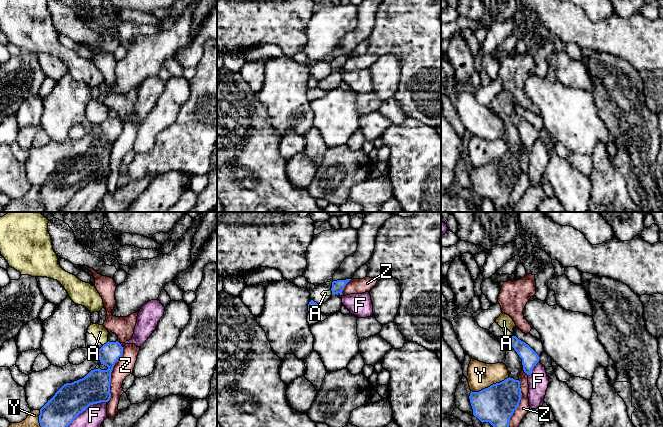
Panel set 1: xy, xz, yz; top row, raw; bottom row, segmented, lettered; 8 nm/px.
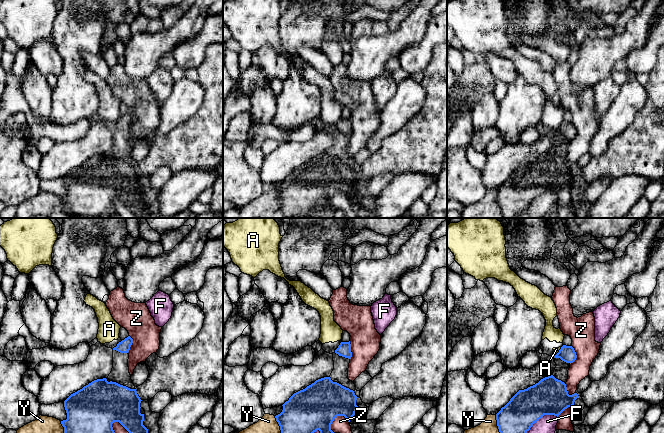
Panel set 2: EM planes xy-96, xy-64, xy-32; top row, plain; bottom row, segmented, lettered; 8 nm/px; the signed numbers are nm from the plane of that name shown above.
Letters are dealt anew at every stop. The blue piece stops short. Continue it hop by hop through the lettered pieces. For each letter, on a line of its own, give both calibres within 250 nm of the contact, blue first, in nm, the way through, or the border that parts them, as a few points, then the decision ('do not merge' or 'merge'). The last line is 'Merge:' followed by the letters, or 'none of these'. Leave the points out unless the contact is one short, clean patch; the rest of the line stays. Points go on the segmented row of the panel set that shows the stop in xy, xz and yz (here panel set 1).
A: calibres 170 and 110 nm; border xy (108, 341), (103, 345); do not merge
F: calibres 260 and 170 nm; do not merge
Y: calibres 300 and 200 nm; do not merge
Z: calibres 240 and 150 nm; do not merge
Merge: none of these

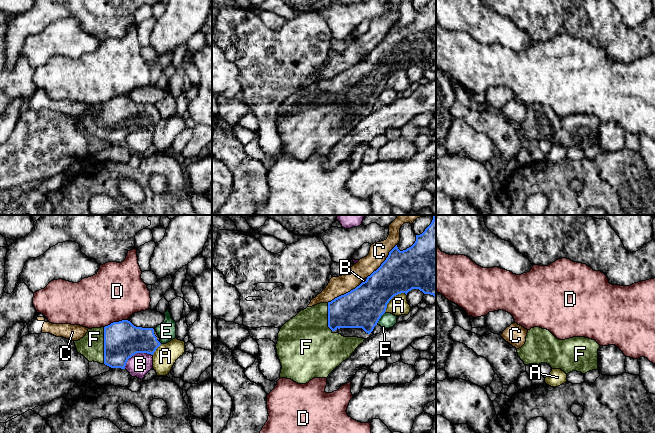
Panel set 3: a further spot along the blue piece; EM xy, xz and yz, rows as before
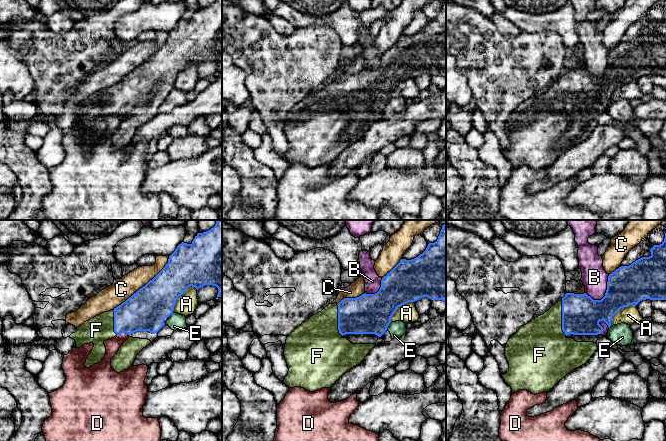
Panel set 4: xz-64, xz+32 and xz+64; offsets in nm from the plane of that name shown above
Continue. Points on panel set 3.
A: calibres 320 and 160 nm; do not merge
B: calibres 300 and 180 nm; do not merge
C: calibres 320 and 150 nm; do not merge
D: calibres 300 and 440 nm; border xy (126, 319), (113, 321), (104, 327); do not merge
E: calibres 320 and 120 nm; border xz (384, 312), (376, 323); do not merge
F: calibres 300 and 200 nm; merge
Merge: F

